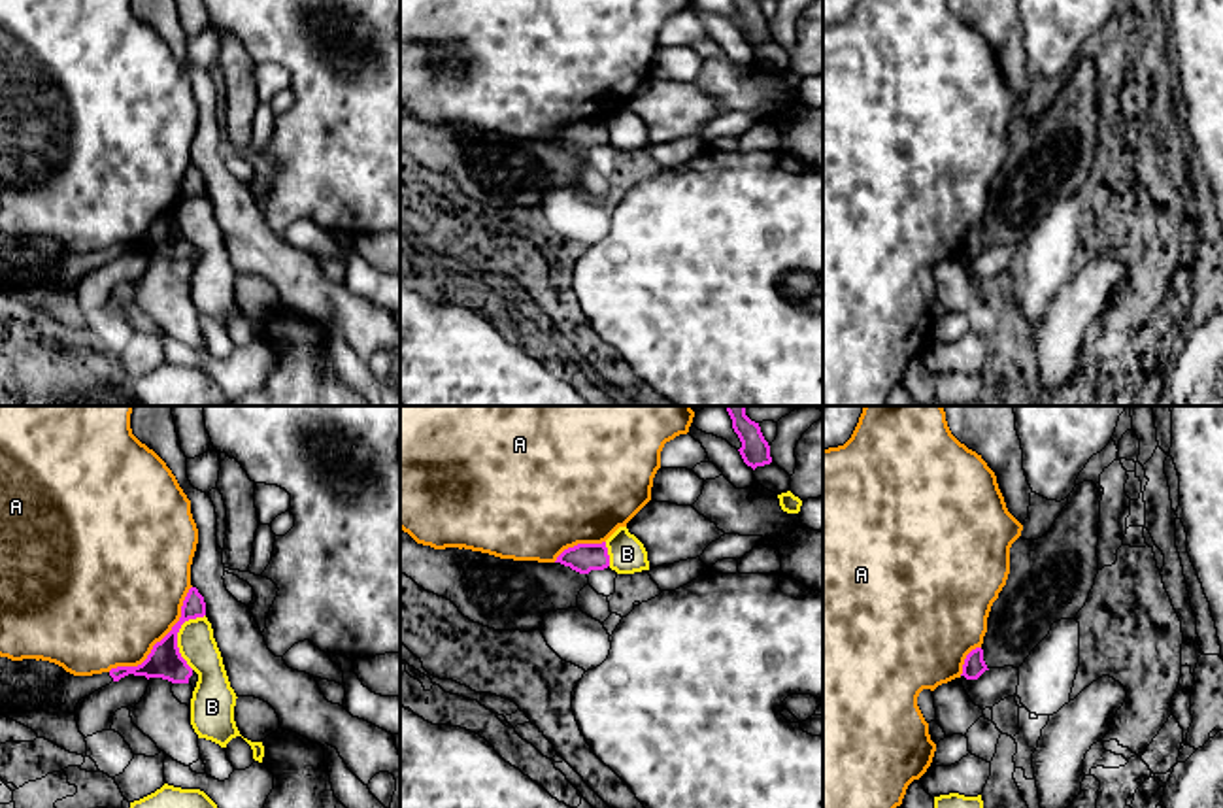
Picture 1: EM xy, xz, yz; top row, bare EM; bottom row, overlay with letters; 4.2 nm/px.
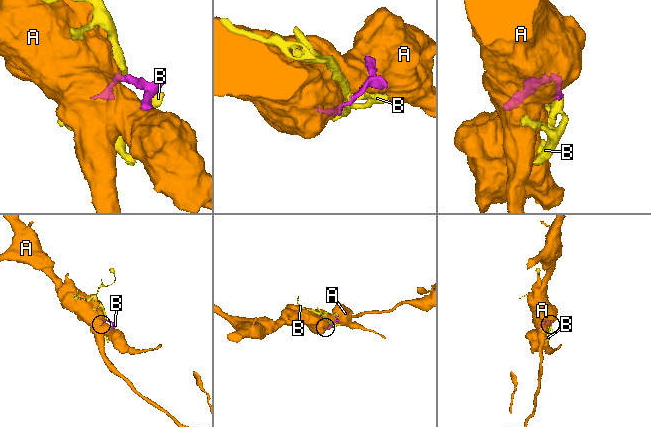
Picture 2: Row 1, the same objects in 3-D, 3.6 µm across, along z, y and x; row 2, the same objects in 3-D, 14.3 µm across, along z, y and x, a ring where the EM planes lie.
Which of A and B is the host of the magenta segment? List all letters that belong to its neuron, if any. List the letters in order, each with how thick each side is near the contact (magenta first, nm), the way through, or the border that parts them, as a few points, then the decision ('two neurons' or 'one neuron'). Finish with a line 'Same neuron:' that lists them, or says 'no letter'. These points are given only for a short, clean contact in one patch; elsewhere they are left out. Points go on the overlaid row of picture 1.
A: 150 nm thick on the magenta side, 500 nm on the other; two neurons
B: 150 nm thick on the magenta side, 160 nm on the other; two neurons
Same neuron: no letter

